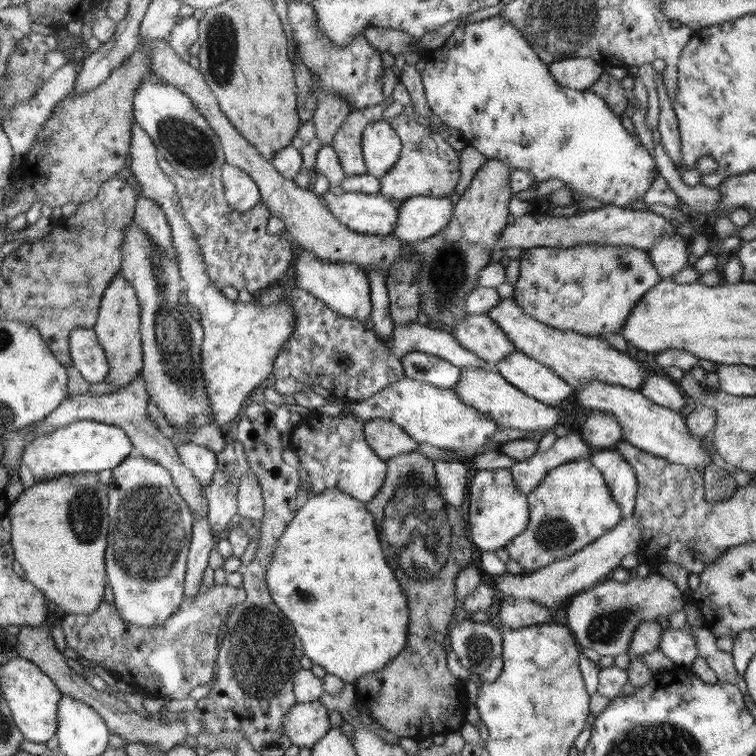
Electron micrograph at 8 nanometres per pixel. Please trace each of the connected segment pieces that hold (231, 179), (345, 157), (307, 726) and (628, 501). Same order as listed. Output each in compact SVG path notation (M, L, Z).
M225 164L219 176L227 204L233 210L245 212L261 202L258 186L244 170Z
M382 103L351 112L336 131L331 148L336 152L347 176L367 174L363 158L362 132L368 124L382 120L382 112L386 108L386 104Z
M319 700L294 704L282 723L292 744L303 748L312 748L331 728L328 709Z
M603 450L592 454L589 460L604 475L604 481L610 487L612 497L620 504L622 519L632 515L638 494L638 477L634 467L615 450Z

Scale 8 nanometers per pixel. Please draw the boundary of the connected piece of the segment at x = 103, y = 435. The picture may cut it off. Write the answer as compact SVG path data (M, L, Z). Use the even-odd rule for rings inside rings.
M82 420L60 426L52 434L44 434L24 444L20 479L26 488L46 482L58 474L94 472L116 468L132 452L132 441L124 429L98 421Z

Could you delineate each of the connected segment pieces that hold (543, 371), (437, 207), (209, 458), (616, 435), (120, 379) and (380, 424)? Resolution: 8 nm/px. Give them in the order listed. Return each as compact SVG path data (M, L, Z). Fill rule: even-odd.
M518 350L496 362L495 370L513 387L544 404L556 406L569 396L573 397L573 387L550 367Z
M413 196L399 210L399 220L392 235L396 235L402 243L414 244L438 234L450 223L455 205L448 196Z
M178 443L176 451L178 451L182 463L194 473L194 477L208 487L218 468L216 453L212 449L194 443Z
M593 410L588 420L582 425L582 439L589 446L606 447L616 444L623 440L622 425L620 421L615 420L612 414Z
M120 274L104 290L100 302L99 315L93 328L98 342L106 353L110 371L106 375L114 391L126 388L132 380L138 378L143 367L143 348L140 336L140 303L134 285L130 285Z
M388 420L362 422L366 442L382 460L418 450L417 443L400 425Z

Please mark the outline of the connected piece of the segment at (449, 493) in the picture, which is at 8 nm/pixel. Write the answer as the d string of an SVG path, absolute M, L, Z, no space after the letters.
M457 457L448 461L436 459L432 460L432 463L440 485L440 495L448 501L448 504L460 510L468 492L472 472L470 464Z

